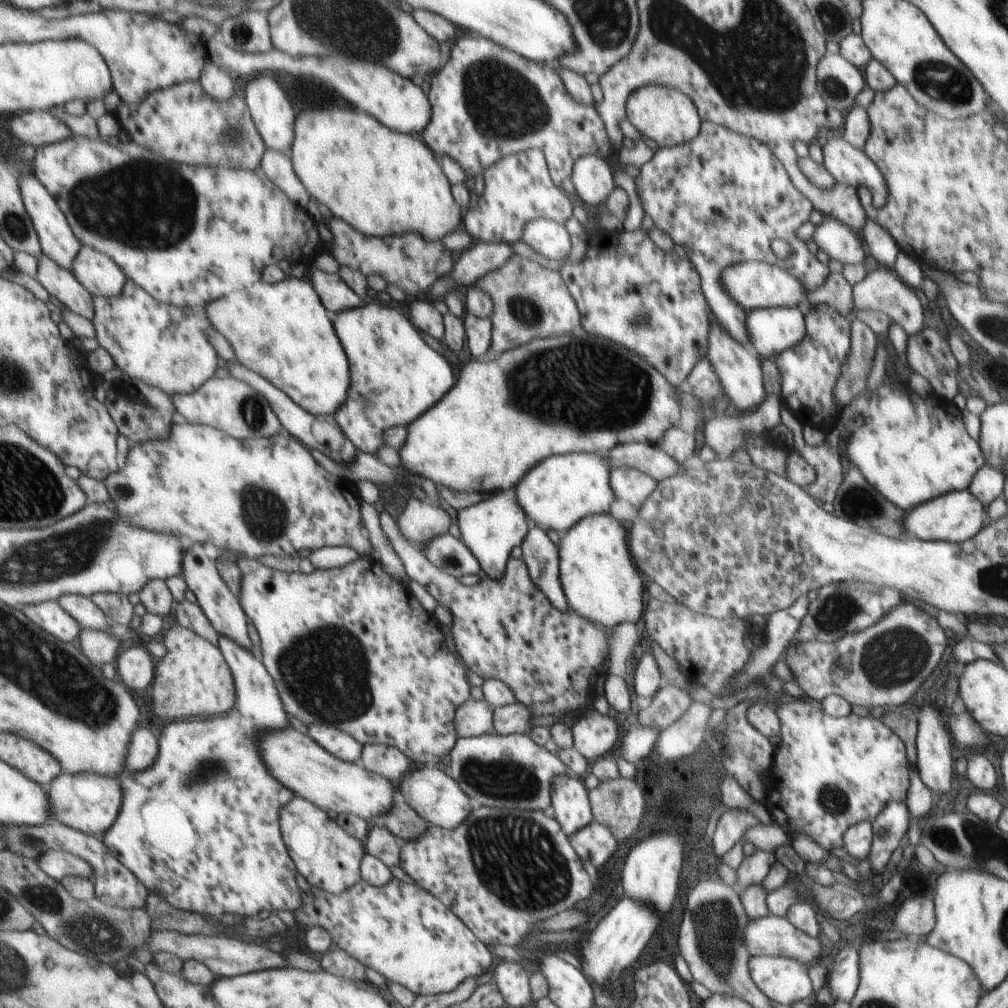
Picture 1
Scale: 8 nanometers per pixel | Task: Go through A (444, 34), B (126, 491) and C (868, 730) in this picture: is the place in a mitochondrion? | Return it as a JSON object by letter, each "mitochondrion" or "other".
{"A":"other","B":"mitochondrion","C":"other"}

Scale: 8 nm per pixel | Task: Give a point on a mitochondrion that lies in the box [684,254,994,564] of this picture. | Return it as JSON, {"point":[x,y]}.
{"point":[860,503]}

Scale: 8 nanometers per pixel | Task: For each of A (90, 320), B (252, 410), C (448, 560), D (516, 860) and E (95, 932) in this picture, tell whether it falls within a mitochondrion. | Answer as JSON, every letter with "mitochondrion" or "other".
{"A":"other","B":"mitochondrion","C":"mitochondrion","D":"mitochondrion","E":"mitochondrion"}

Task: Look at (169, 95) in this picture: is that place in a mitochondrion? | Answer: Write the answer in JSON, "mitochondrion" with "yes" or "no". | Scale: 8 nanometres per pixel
{"mitochondrion":"no"}

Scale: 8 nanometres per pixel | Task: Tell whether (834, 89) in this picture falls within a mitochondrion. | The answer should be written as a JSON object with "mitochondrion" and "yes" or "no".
{"mitochondrion":"yes"}

